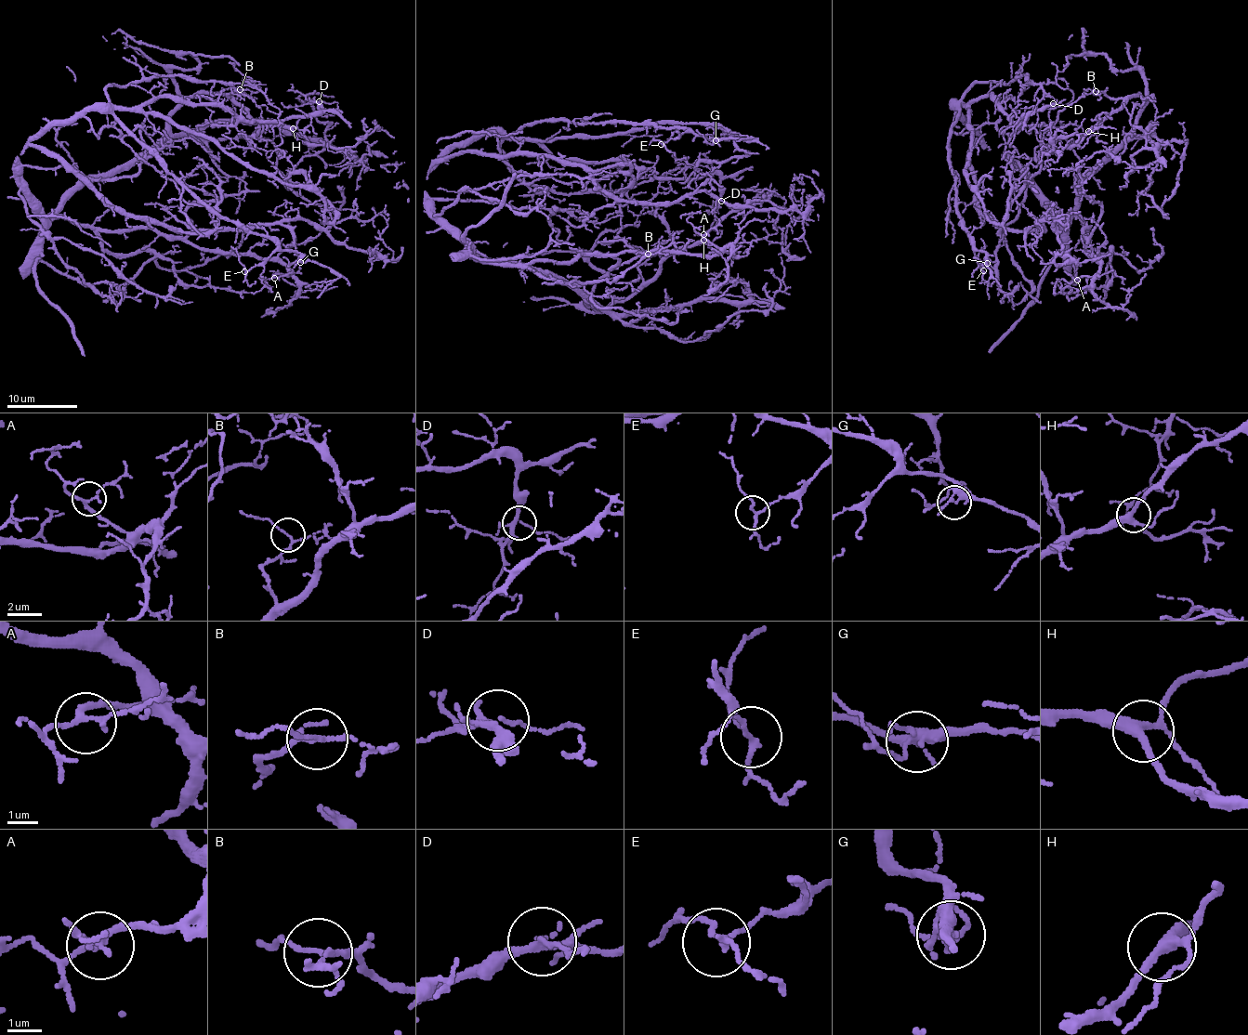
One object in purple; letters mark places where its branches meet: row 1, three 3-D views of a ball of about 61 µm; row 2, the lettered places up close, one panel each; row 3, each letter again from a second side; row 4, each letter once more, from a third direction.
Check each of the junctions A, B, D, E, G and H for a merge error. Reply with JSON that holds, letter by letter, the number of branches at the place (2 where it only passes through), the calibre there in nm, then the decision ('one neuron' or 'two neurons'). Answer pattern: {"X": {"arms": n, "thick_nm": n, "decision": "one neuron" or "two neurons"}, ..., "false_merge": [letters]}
{"A": {"arms": 3, "thick_nm": 170, "decision": "one neuron"}, "B": {"arms": 3, "thick_nm": 110, "decision": "one neuron"}, "D": {"arms": 4, "thick_nm": 180, "decision": "one neuron"}, "E": {"arms": 3, "thick_nm": 140, "decision": "one neuron"}, "G": {"arms": 4, "thick_nm": 240, "decision": "one neuron"}, "H": {"arms": 4, "thick_nm": 300, "decision": "one neuron"}, "false_merge": []}

